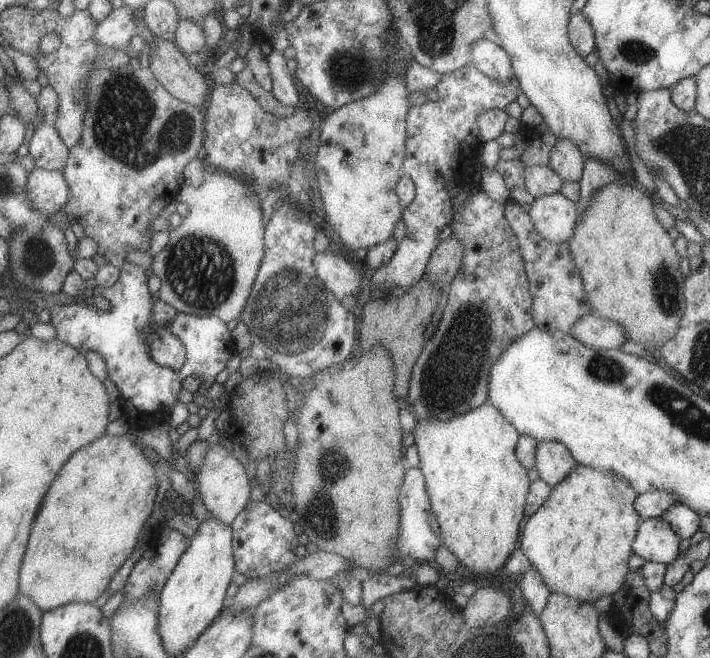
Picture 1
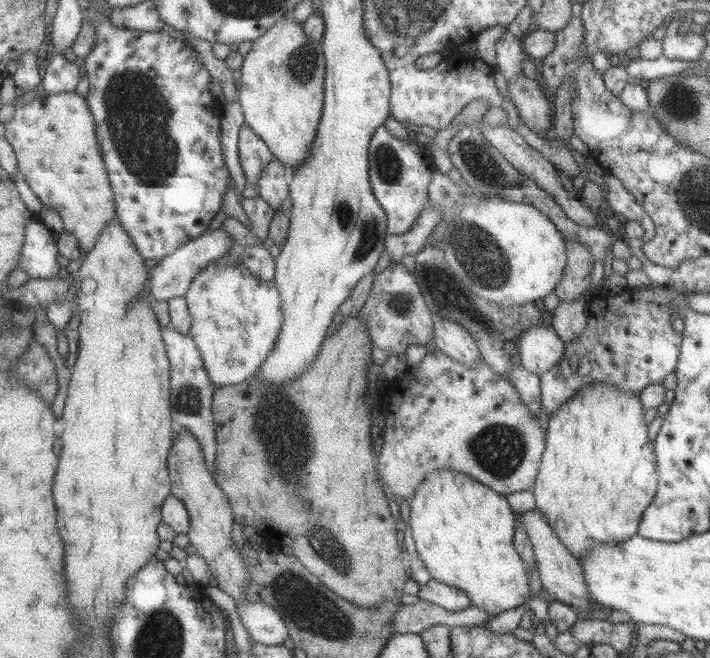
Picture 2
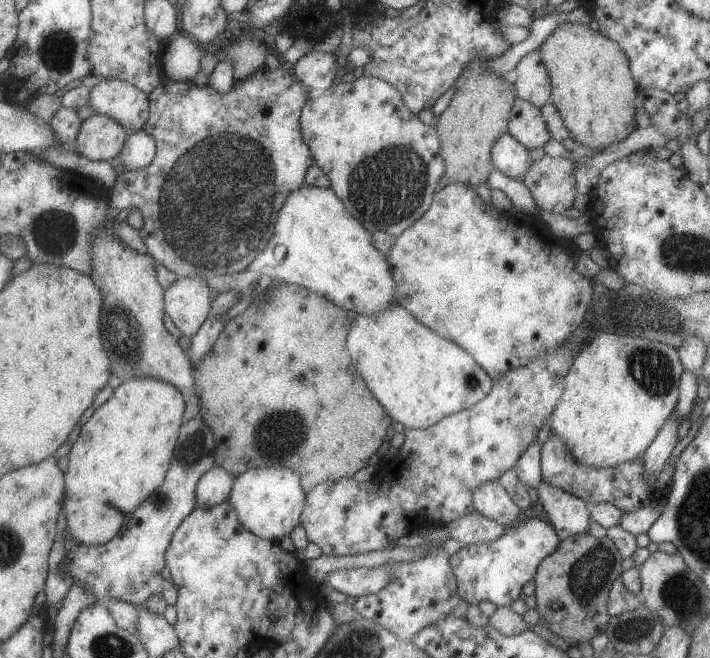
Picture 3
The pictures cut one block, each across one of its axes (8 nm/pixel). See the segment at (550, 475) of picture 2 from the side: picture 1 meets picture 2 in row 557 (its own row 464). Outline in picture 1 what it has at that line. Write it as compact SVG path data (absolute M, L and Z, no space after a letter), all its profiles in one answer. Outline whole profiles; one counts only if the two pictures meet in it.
M575 464L571 474L559 484L551 487L549 498L530 514L521 530L518 546L530 564L541 576L549 593L565 594L581 602L594 603L602 596L615 594L623 582L629 568L627 559L632 553L631 544L635 540L640 516L635 512L634 500L638 494L613 472L592 469L584 464Z

